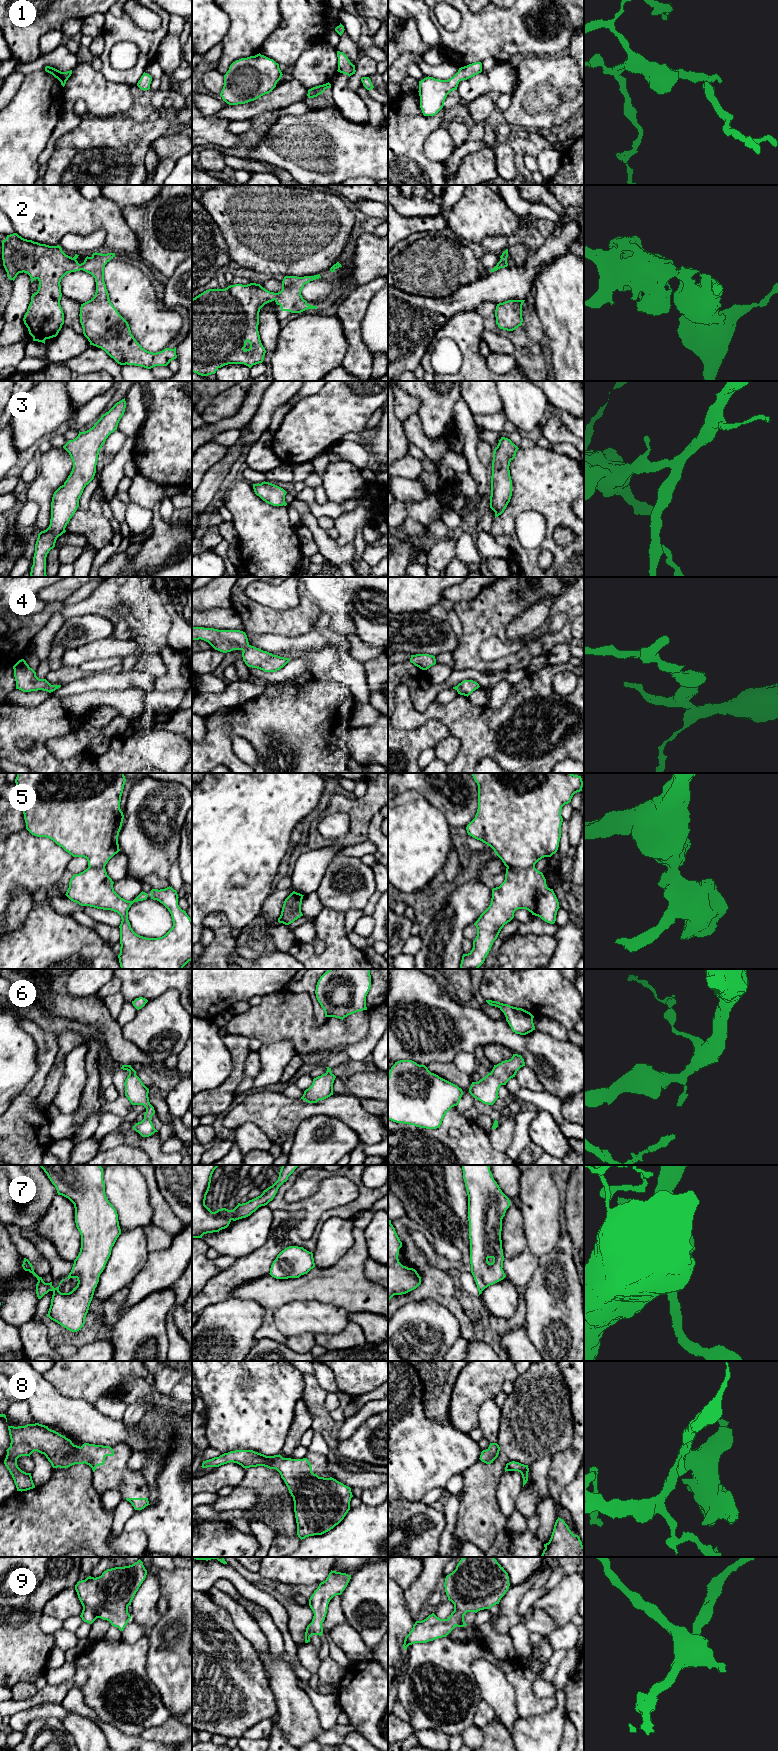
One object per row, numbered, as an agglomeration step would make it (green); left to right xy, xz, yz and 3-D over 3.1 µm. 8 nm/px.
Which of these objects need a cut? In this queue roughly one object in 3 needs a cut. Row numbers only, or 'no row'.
5

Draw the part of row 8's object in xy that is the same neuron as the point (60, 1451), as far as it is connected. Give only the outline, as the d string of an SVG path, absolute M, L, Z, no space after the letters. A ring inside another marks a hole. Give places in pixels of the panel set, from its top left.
M35 1423L25 1426L8 1426L11 1439L4 1464L9 1470L17 1491L35 1488L31 1473L22 1471L17 1465L21 1456L29 1456L37 1451L44 1454L53 1468L68 1468L75 1464L87 1464L93 1472L104 1465L106 1456L113 1456L110 1446L84 1443L81 1447L48 1426Z

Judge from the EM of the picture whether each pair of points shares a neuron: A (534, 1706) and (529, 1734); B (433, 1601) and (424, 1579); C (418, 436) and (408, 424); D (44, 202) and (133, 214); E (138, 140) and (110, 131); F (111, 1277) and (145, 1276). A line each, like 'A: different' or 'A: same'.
A: different
B: different
C: same
D: different
E: same
F: different

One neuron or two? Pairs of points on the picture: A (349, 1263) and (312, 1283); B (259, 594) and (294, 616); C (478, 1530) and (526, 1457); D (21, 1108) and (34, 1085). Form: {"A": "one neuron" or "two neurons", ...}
{"A": "one neuron", "B": "two neurons", "C": "one neuron", "D": "one neuron"}

